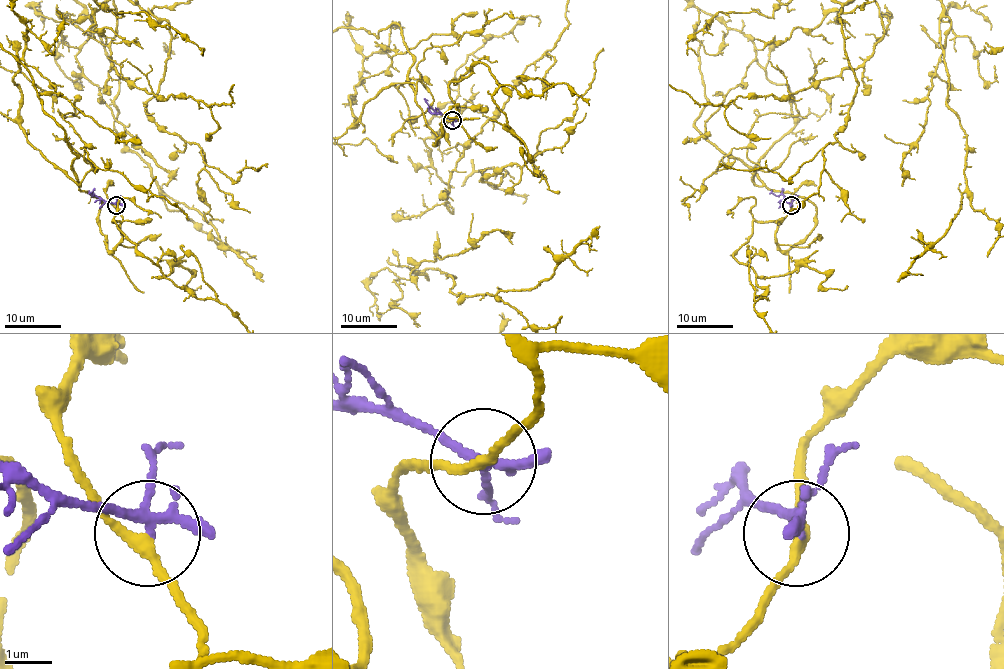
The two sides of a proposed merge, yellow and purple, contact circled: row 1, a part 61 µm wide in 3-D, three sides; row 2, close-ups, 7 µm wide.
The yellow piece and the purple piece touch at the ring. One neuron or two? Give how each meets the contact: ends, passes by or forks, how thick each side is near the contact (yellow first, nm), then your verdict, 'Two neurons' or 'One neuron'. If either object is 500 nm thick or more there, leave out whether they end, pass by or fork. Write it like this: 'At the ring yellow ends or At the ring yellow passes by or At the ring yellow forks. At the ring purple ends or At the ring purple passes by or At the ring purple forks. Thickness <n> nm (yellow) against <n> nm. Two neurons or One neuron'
At the ring yellow passes by. At the ring purple forks. Thickness 200 nm (yellow) against 170 nm. Two neurons

